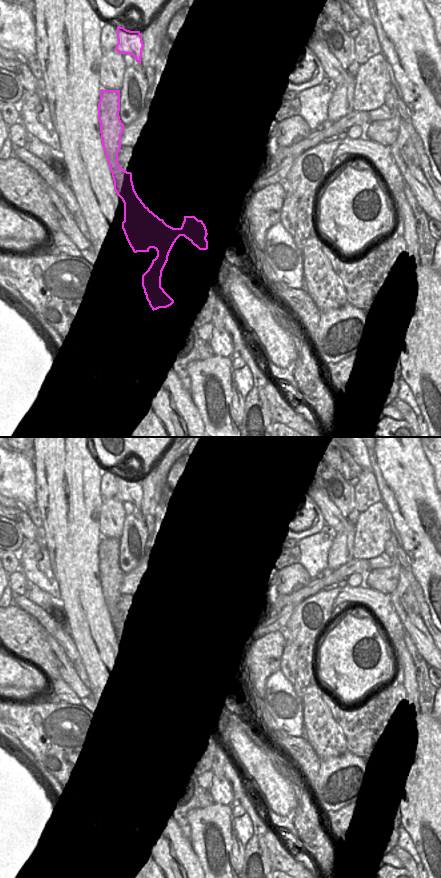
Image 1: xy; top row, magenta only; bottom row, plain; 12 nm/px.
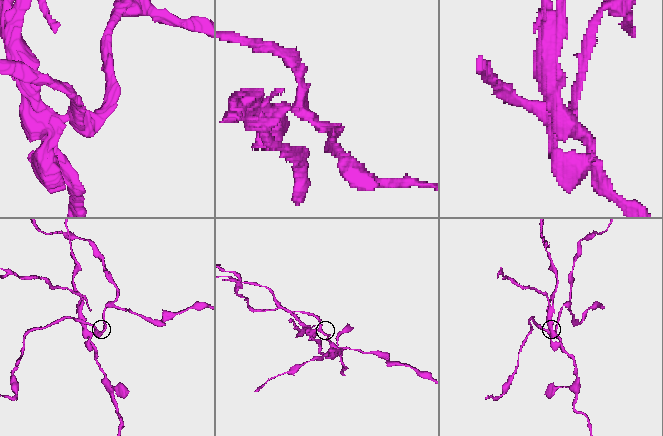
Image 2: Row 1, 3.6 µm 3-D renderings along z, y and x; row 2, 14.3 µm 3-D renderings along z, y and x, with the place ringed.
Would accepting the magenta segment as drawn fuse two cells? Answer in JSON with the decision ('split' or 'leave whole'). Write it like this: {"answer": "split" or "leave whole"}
{"answer": "split"}

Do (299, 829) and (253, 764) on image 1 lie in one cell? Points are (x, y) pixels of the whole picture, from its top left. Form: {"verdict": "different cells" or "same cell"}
{"verdict": "same cell"}

